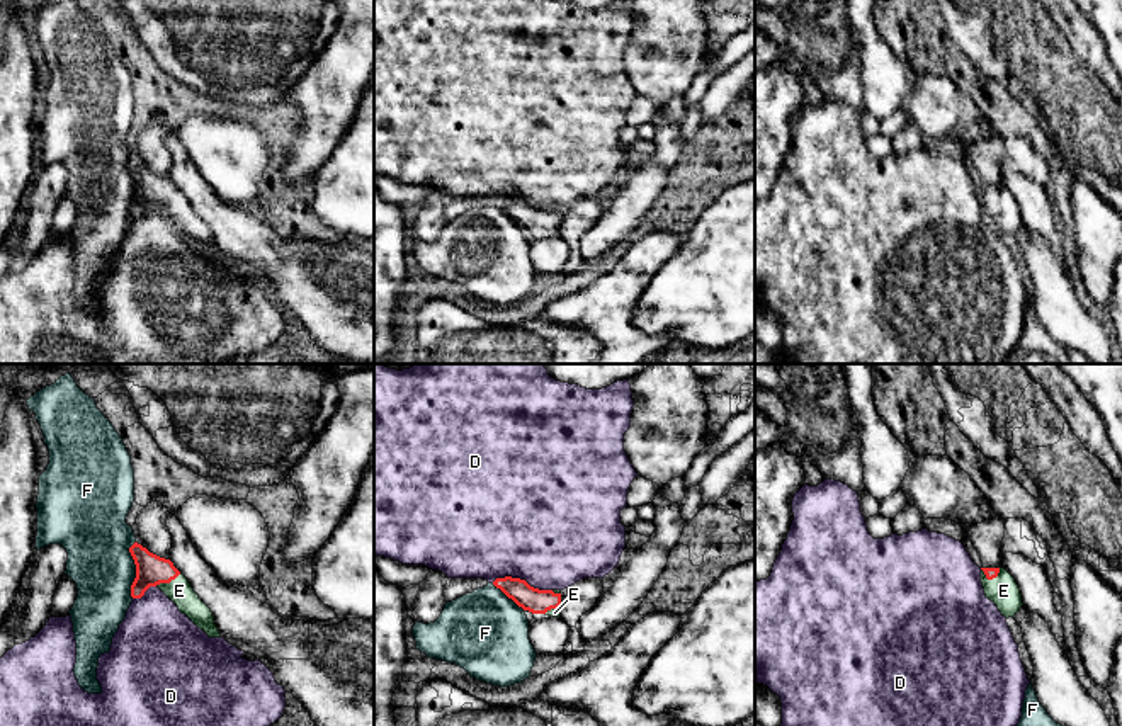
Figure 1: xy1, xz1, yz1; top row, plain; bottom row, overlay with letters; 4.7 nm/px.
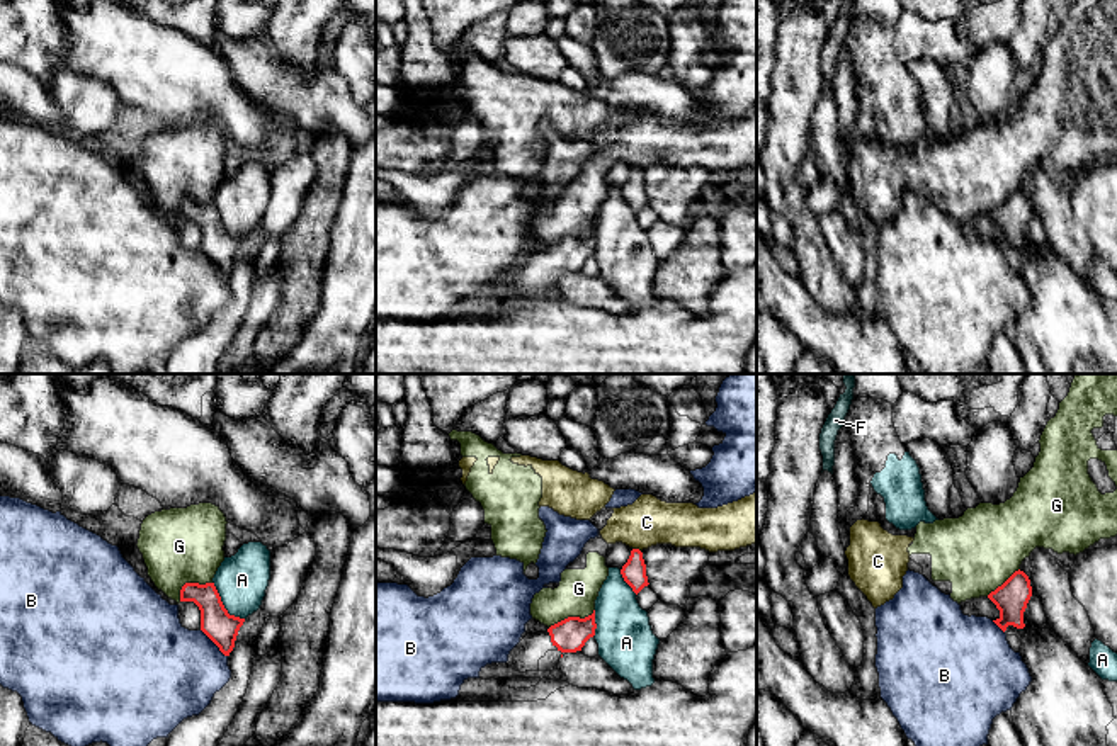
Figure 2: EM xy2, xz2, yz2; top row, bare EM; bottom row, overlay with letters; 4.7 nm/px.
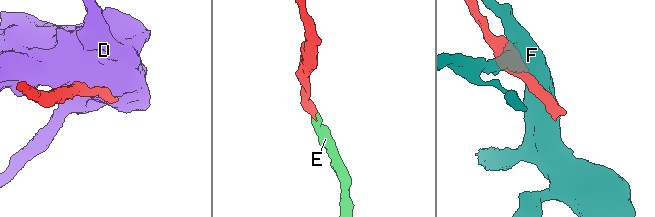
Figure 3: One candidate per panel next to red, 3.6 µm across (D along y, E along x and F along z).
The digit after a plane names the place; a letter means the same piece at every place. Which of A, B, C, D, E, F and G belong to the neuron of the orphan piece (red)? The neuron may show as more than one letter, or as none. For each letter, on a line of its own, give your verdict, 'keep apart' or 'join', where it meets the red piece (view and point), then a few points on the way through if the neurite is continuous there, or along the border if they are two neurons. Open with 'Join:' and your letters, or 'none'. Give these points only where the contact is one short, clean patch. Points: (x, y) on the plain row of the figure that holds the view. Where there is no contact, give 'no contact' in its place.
Join: E
A: keep apart; meets red in xy2 at (223, 225)
B: keep apart; meets red in xy2 at (213, 260)
C: keep apart; meets red in xz2 at (636, 169); border along xz2 (633, 167), (640, 170)
D: keep apart; meets red in xz1 at (522, 199)
E: join; meets red in xy1 at (167, 201); runs through xy1 (152, 189), (167, 201), (179, 209)
F: keep apart; meets red in xy1 at (136, 189)
G: keep apart; meets red in xz2 at (572, 237); border along xz2 (594, 228), (584, 237), (565, 237), (549, 247)

